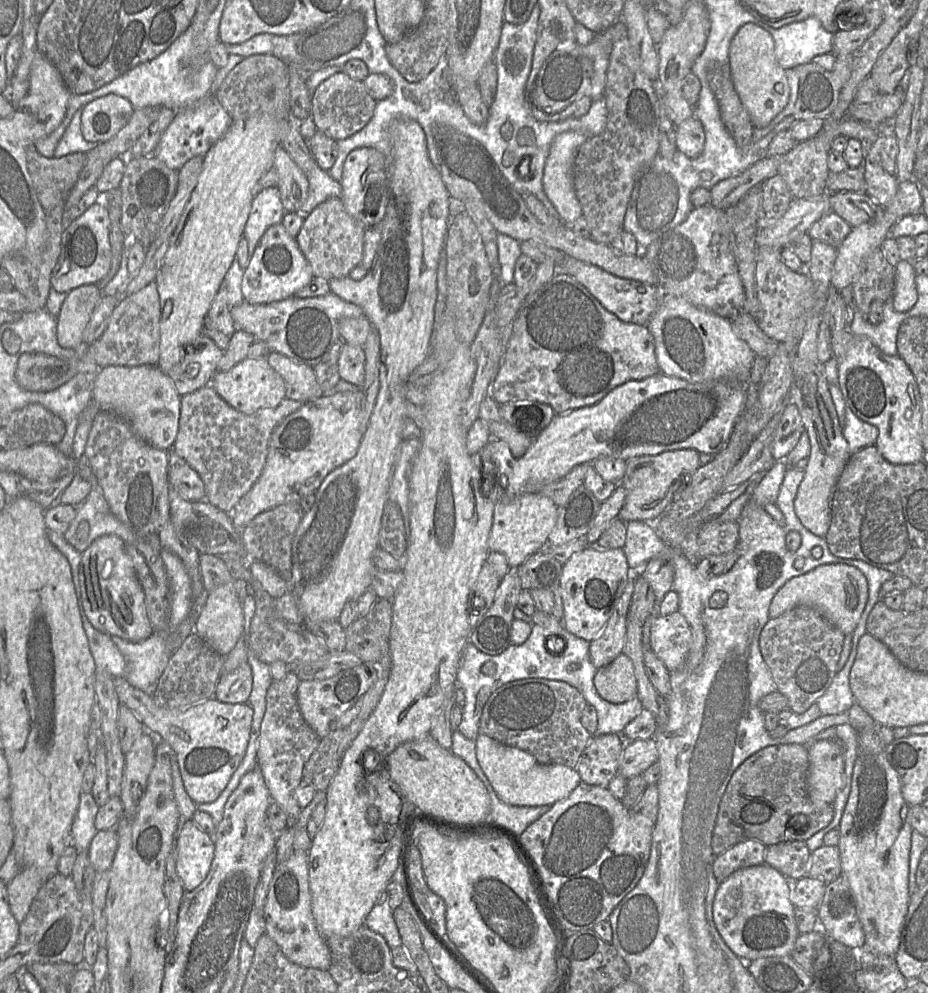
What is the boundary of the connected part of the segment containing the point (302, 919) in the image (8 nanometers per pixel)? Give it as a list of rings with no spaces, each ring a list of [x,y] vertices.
[[[293,851],[286,862],[277,864],[269,884],[263,909],[263,918],[265,921],[265,933],[280,947],[290,962],[305,968],[328,971],[331,964],[330,951],[325,937],[317,927],[312,914],[308,876],[308,851]]]

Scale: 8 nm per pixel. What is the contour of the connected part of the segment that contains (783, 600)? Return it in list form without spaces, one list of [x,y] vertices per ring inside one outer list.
[[[845,564],[821,565],[812,571],[788,580],[774,595],[769,619],[778,618],[798,605],[817,609],[845,635],[853,634],[868,600],[868,583],[864,574]]]

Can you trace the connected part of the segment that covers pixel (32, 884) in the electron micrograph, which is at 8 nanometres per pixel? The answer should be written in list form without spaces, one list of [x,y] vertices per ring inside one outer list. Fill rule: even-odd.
[[[22,869],[7,884],[10,911],[19,924],[26,918],[37,892],[45,881],[36,870]]]

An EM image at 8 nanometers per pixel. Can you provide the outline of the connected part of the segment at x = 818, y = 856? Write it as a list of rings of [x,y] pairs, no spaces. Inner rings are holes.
[[[821,846],[812,852],[808,876],[831,883],[842,876],[838,846]]]

